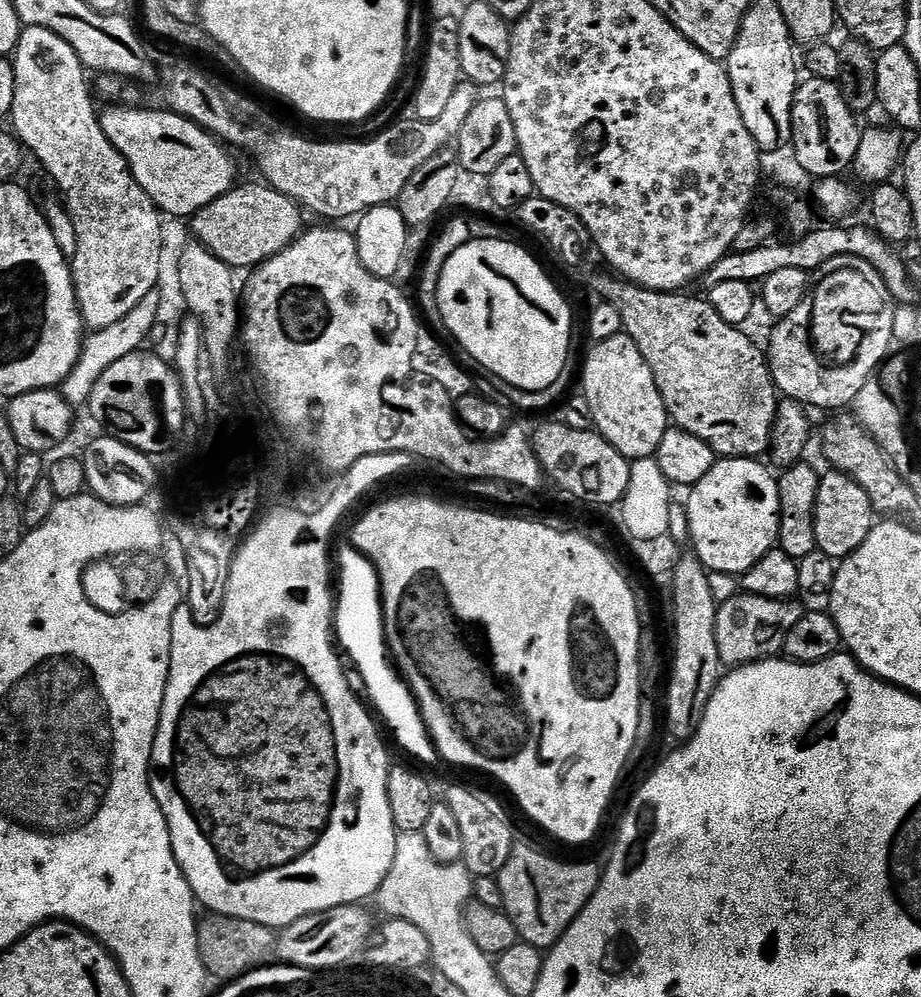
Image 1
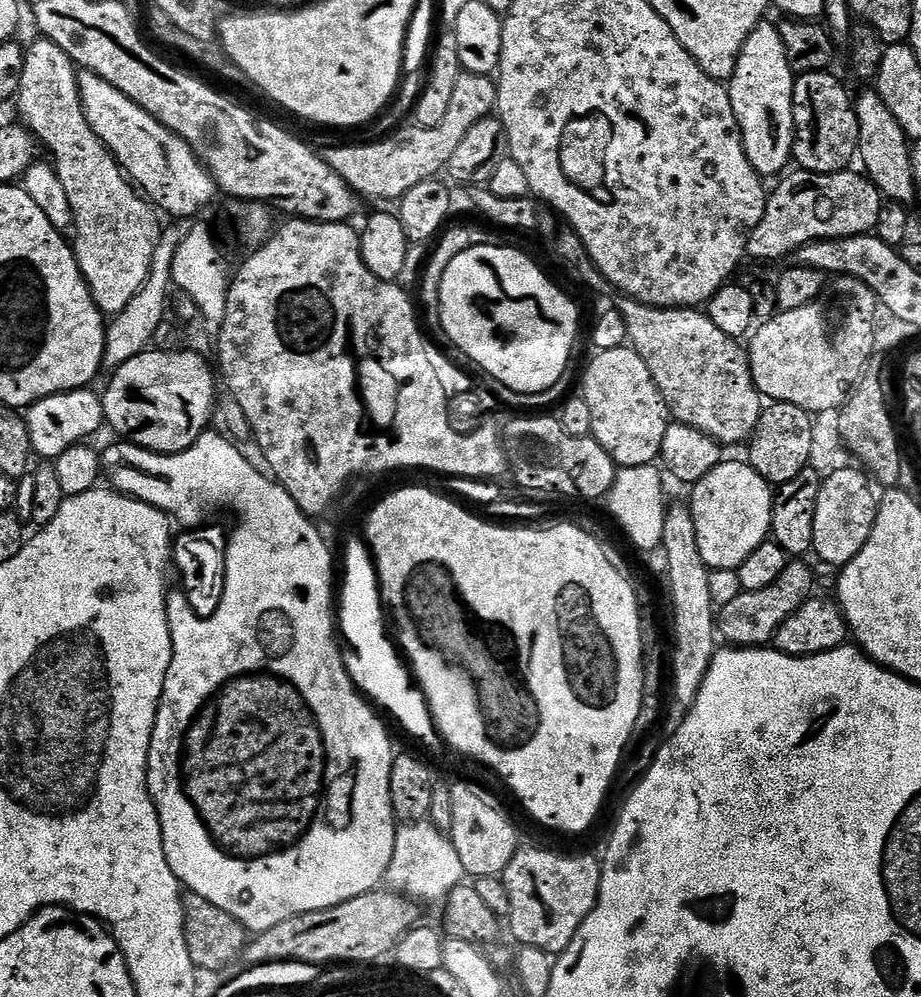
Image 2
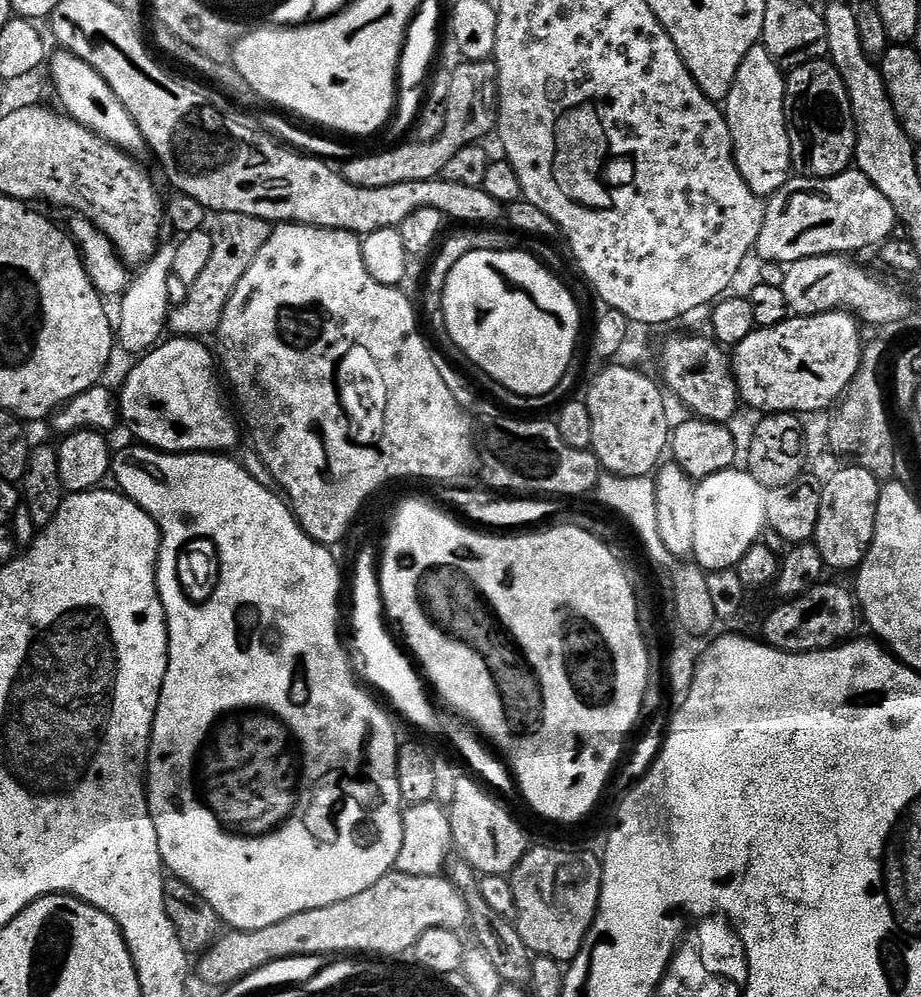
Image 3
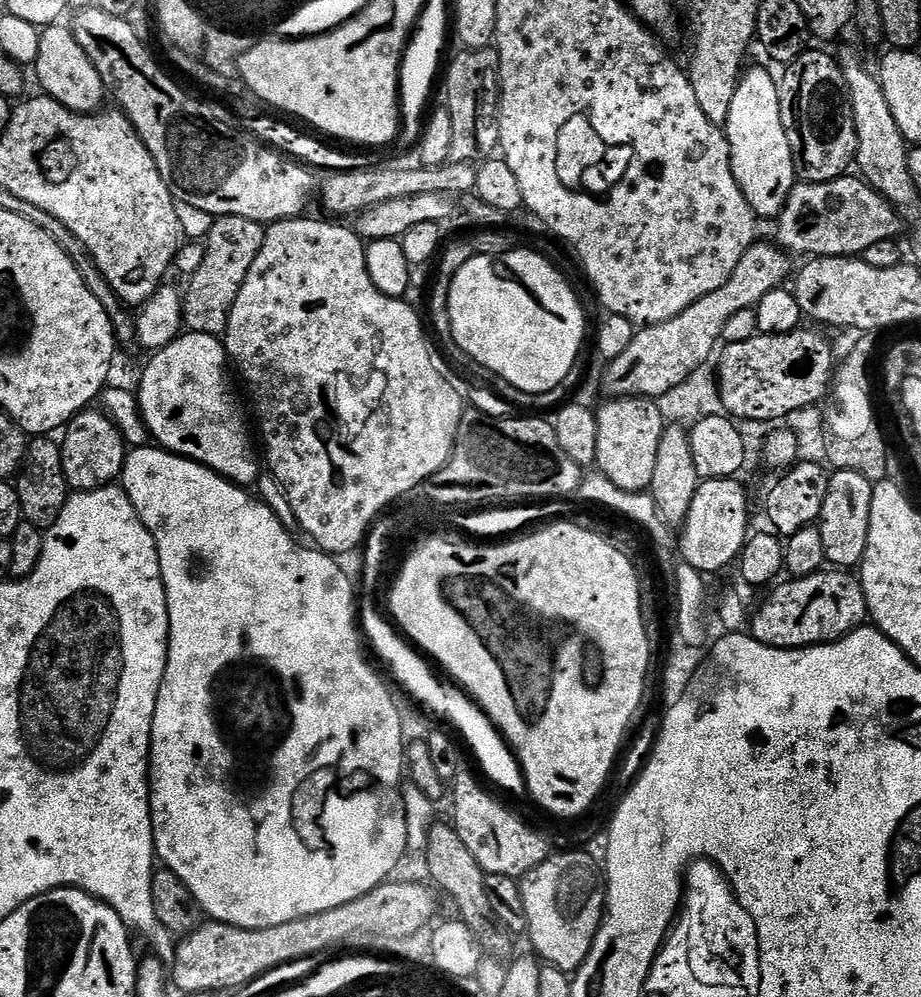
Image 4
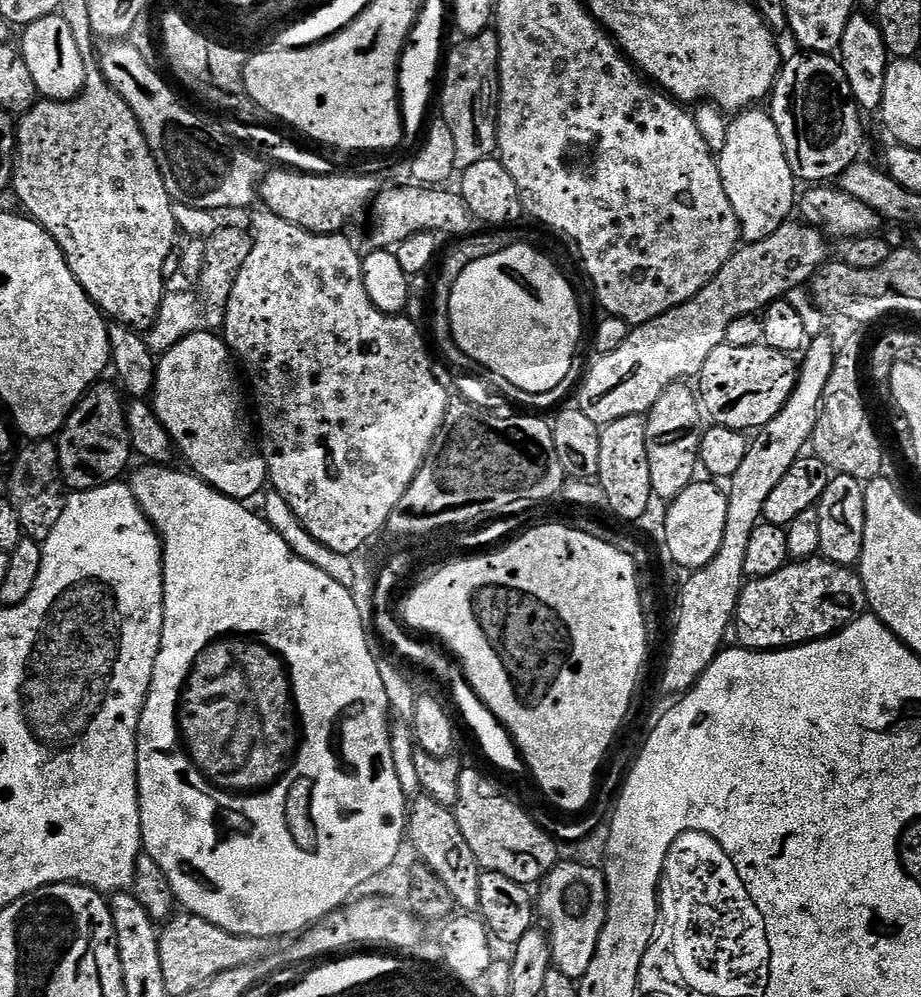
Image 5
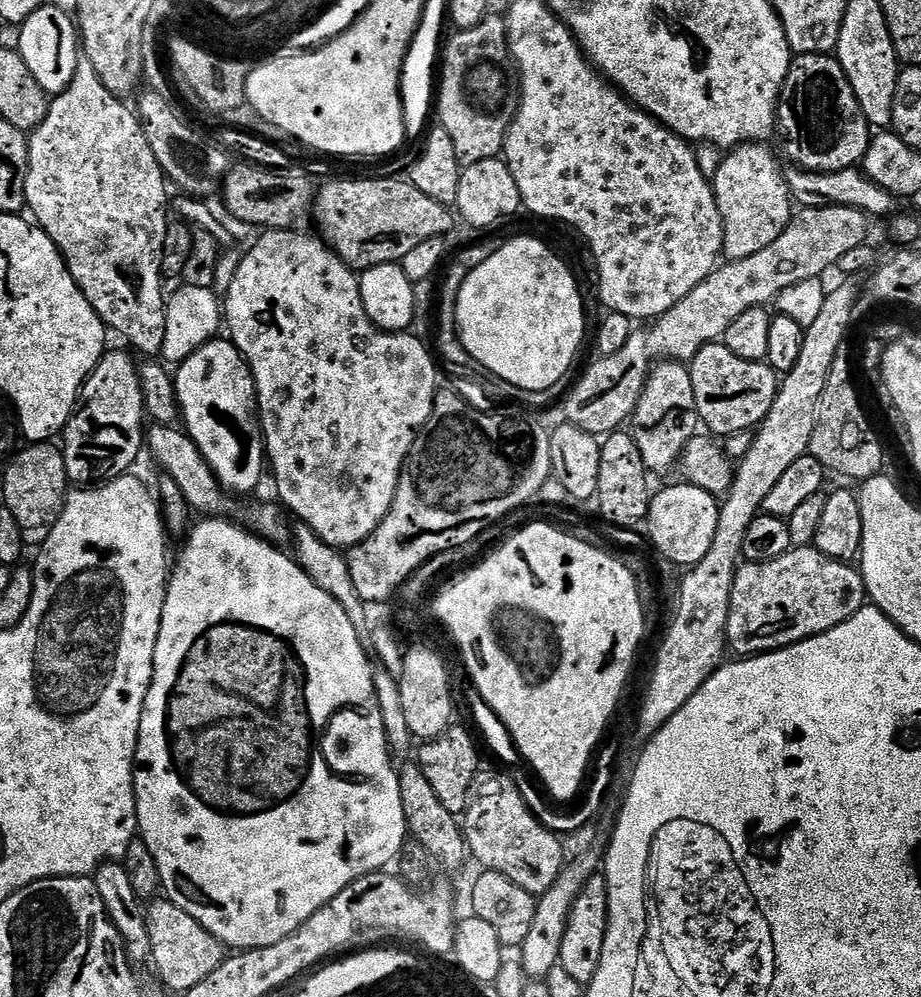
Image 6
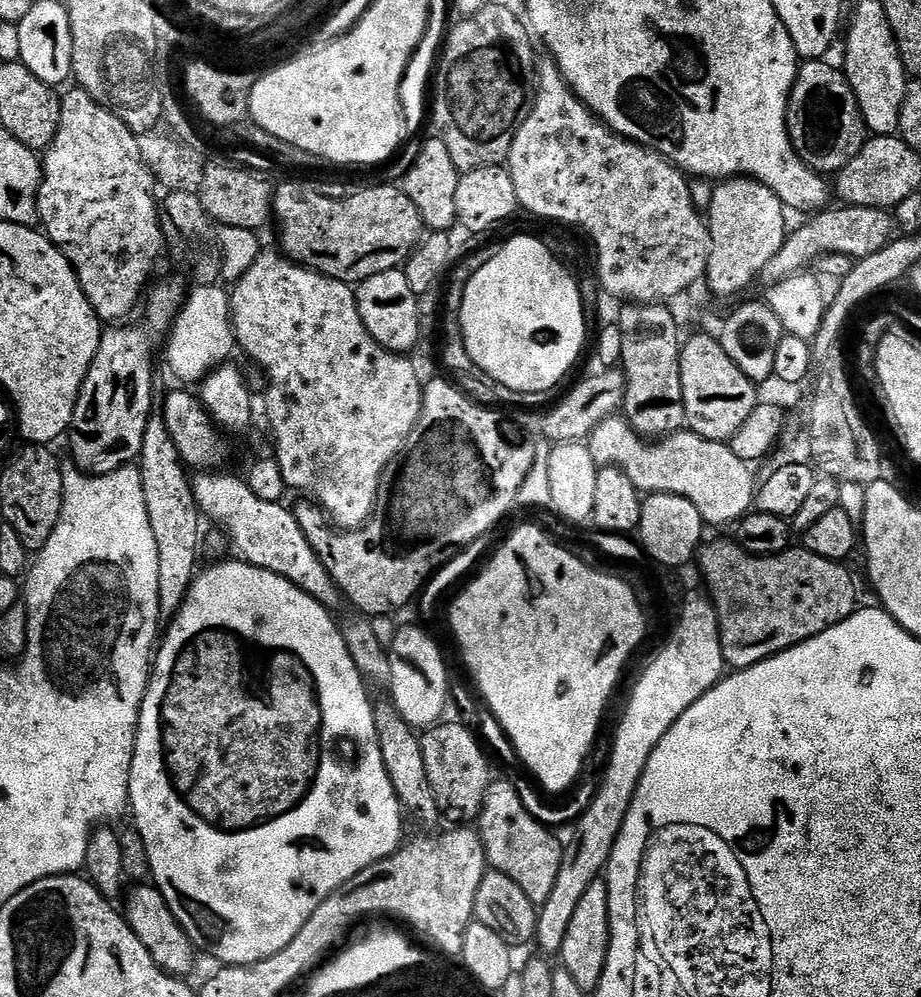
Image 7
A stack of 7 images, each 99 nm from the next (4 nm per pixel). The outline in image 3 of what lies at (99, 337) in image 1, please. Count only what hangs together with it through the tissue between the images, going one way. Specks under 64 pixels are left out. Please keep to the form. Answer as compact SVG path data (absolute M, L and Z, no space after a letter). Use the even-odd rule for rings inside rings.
M161 243L151 258L142 265L140 272L131 277L124 295L119 297L118 344L135 354L144 354L161 343L168 327L170 295L169 277L173 273L176 244ZM163 334L163 335L162 335ZM162 335L162 336L160 336Z

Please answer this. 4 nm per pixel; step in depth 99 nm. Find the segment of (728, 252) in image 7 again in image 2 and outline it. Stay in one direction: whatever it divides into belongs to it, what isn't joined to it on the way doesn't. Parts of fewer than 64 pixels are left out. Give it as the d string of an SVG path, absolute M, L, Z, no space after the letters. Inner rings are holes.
M771 22L760 24L746 38L727 90L738 118L746 158L750 158L750 166L754 166L761 178L779 177L789 167L787 164L793 163L792 147L796 141L796 127L792 95L795 85L779 27Z

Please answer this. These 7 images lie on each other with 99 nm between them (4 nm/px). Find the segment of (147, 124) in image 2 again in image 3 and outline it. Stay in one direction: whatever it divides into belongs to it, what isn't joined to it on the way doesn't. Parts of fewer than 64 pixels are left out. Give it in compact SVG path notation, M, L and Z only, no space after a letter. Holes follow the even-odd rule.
M56 50L51 53L50 66L52 64L52 84L56 87L56 96L60 99L59 107L63 109L72 119L78 121L82 126L86 126L94 134L98 134L102 139L107 140L115 148L119 148L129 154L140 154L145 151L144 138L134 118L118 102L118 94L110 90L110 86L82 58L75 56L73 52Z

